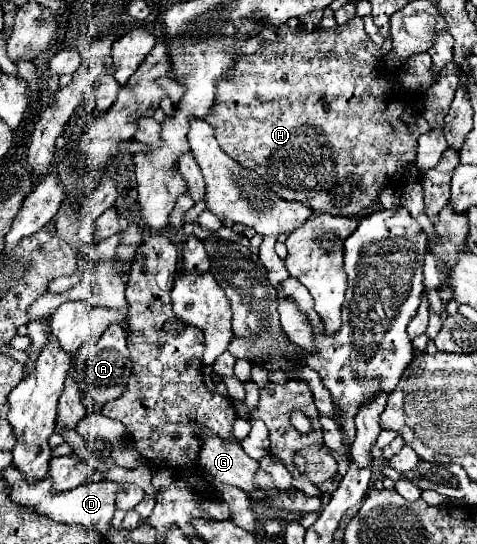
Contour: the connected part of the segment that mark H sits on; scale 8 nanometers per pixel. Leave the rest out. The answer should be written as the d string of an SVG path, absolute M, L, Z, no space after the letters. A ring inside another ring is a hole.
M355 17L355 19L351 19L349 23L345 23L345 25L337 25L335 29L321 29L321 27L317 27L317 29L313 29L313 31L309 31L309 29L305 29L305 27L295 27L295 29L291 29L291 27L287 27L287 25L279 25L277 27L277 39L275 41L265 41L255 53L251 53L251 55L243 55L241 59L239 59L239 67L235 67L235 77L231 79L231 81L223 81L223 85L219 85L219 97L215 97L215 105L211 107L211 113L207 113L207 117L205 117L205 121L215 129L215 139L217 139L217 143L221 145L221 149L231 157L231 159L235 159L235 161L241 161L245 167L249 167L249 169L255 169L269 185L271 185L271 189L279 195L279 197L283 197L283 199L287 199L287 201L301 201L301 203L305 203L307 207L311 207L313 211L319 211L319 213L331 213L331 215L343 215L343 217L351 217L351 215L359 215L363 209L367 209L367 207L371 207L371 205L375 205L375 203L379 203L379 195L381 195L381 191L385 189L385 187L393 187L393 189L397 189L397 191L401 191L401 169L405 169L405 167L409 167L409 165L413 165L415 163L415 155L417 155L417 139L423 135L423 133L429 133L431 131L431 127L427 127L427 121L425 121L425 117L421 115L421 113L417 113L417 111L413 111L413 105L415 105L415 95L411 93L411 91L403 91L403 89L399 89L399 79L397 79L397 71L387 71L387 69L383 69L383 67L387 67L387 61L385 61L385 57L387 57L387 53L391 51L391 41L389 41L389 37L385 39L385 43L383 43L383 47L377 47L369 37L367 37L367 33L365 33L365 29L363 29L363 19L361 17ZM407 109L411 109L413 111L413 117L415 117L415 125L417 125L417 129L415 129L415 133L411 133L411 127L403 121L403 115L405 115L405 111Z

